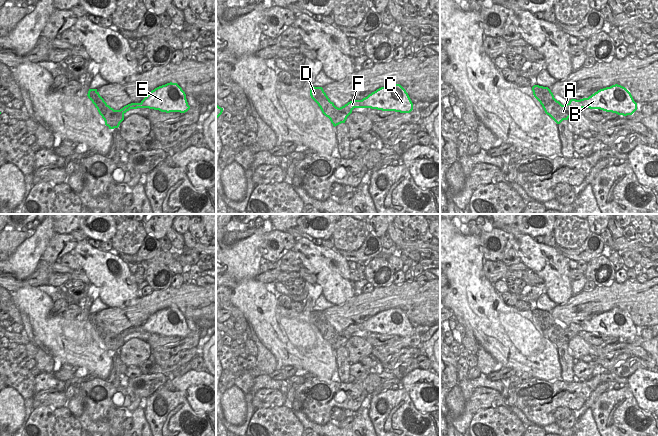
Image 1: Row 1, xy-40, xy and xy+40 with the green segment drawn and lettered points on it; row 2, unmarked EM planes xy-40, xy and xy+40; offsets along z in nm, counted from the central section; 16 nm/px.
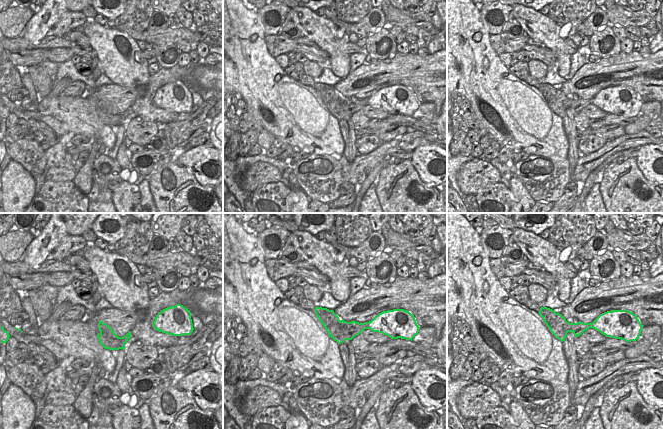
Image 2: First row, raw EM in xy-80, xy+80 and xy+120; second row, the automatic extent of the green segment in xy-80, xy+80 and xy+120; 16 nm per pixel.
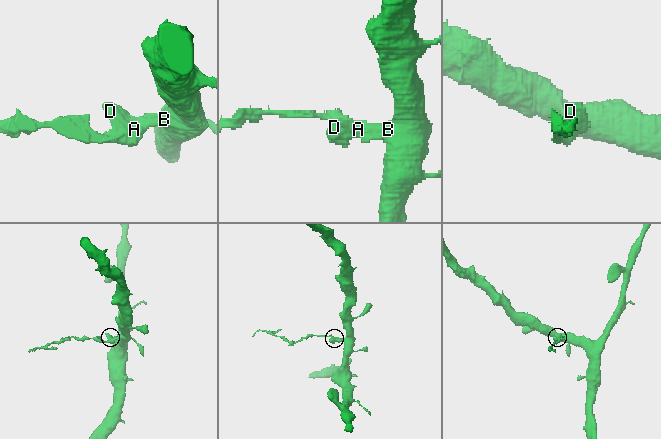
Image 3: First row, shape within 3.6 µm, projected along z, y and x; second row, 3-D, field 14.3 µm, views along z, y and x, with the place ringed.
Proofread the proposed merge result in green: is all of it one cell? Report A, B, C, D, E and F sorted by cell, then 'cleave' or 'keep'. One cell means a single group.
A D F / B C E; cleave

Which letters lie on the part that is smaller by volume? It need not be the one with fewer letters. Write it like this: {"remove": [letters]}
{"remove": ["A", "D", "F"]}

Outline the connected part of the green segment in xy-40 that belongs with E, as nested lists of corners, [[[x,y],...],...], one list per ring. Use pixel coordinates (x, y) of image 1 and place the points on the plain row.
[[[172,306],[152,314],[141,327],[149,333],[166,337],[185,337],[190,333],[185,316],[177,307]]]

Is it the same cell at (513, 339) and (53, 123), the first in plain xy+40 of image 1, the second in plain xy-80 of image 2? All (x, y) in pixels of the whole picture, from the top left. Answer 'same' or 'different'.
different

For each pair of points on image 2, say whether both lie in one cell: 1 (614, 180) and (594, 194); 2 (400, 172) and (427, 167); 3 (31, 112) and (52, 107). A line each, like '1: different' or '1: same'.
1: different
2: different
3: different

